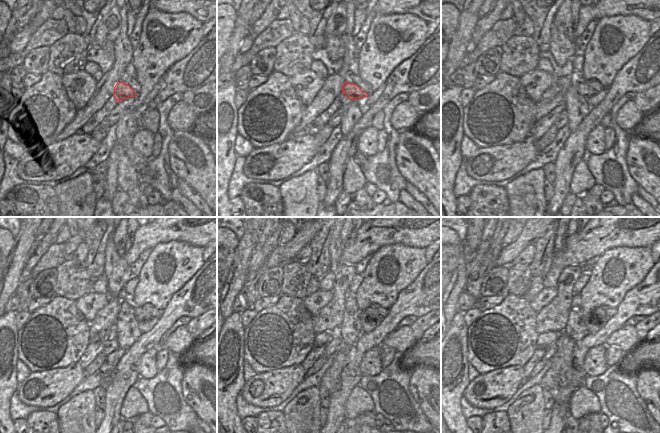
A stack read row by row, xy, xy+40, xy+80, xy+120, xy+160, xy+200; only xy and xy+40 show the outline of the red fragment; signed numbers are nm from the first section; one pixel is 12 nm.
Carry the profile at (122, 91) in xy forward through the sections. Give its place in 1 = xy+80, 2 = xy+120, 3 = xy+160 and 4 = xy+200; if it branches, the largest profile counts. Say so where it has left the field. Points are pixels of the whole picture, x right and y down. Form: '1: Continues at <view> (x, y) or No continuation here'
1: Continues at xy+80 (584, 90)
2: Continues at xy+120 (140, 314)
3: Continues at xy+160 (368, 312)
4: Continues at xy+200 (599, 311).

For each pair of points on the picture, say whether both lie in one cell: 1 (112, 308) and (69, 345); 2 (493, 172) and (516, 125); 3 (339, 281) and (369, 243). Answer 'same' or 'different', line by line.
1: different
2: different
3: different

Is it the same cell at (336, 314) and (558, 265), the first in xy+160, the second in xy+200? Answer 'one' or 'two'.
two

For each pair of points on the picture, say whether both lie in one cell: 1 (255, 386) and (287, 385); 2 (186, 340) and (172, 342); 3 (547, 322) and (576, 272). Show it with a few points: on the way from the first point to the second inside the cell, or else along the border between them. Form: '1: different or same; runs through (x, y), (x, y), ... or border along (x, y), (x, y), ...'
1: same; runs through (263, 386), (279, 385)
2: same; runs through (183, 340), (175, 342)
3: same; runs through (558, 310), (565, 295), (565, 288), (569, 284)

